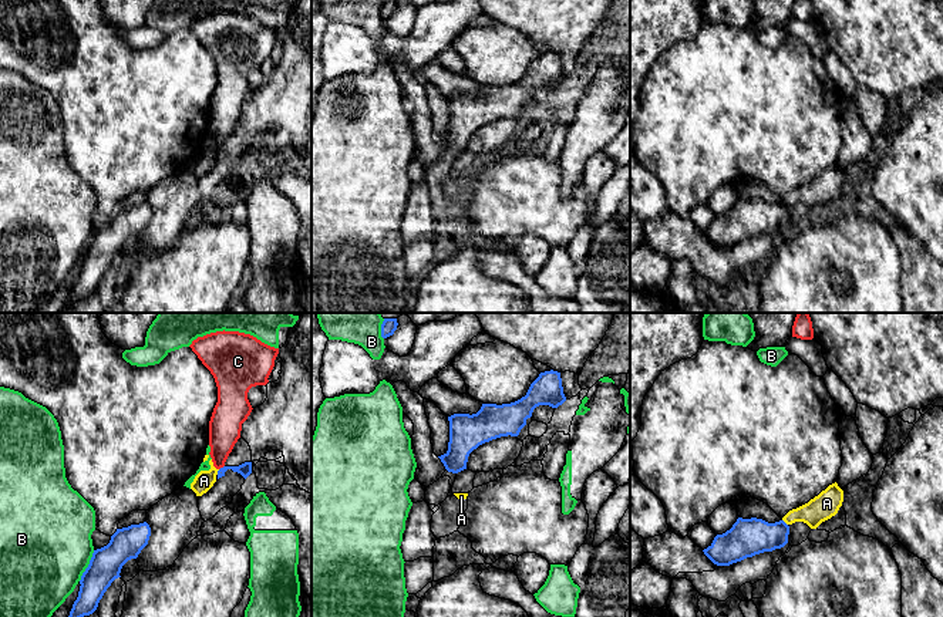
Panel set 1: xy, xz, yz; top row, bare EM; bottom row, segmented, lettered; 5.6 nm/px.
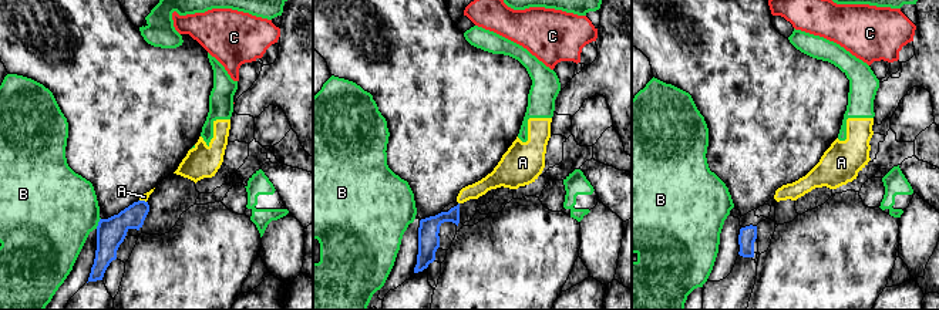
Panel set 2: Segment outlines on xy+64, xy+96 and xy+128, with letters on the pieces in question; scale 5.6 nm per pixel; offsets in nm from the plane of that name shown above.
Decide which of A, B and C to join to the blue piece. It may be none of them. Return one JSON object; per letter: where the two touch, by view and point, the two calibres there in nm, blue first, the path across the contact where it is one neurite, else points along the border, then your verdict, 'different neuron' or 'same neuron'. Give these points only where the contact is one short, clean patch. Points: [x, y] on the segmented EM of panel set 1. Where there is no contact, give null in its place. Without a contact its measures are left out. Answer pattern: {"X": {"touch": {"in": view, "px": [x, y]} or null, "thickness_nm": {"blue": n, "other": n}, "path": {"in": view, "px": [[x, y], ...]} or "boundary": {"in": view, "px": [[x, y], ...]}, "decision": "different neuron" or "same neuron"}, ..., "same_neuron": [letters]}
{"A": {"touch": {"in": "xy", "px": [218, 472]}, "thickness_nm": {"blue": 80, "other": 110}, "boundary": {"in": "xy", "px": [[219, 469], [216, 474]]}, "decision": "different neuron"}, "B": {"touch": {"in": "xy", "px": [88, 566]}, "thickness_nm": {"blue": 180, "other": 480}, "decision": "different neuron"}, "C": {"touch": {"in": "xy", "px": [221, 468]}, "thickness_nm": {"blue": 80, "other": 190}, "boundary": {"in": "xy", "px": [[224, 465], [219, 469]]}, "decision": "different neuron"}, "same_neuron": []}

